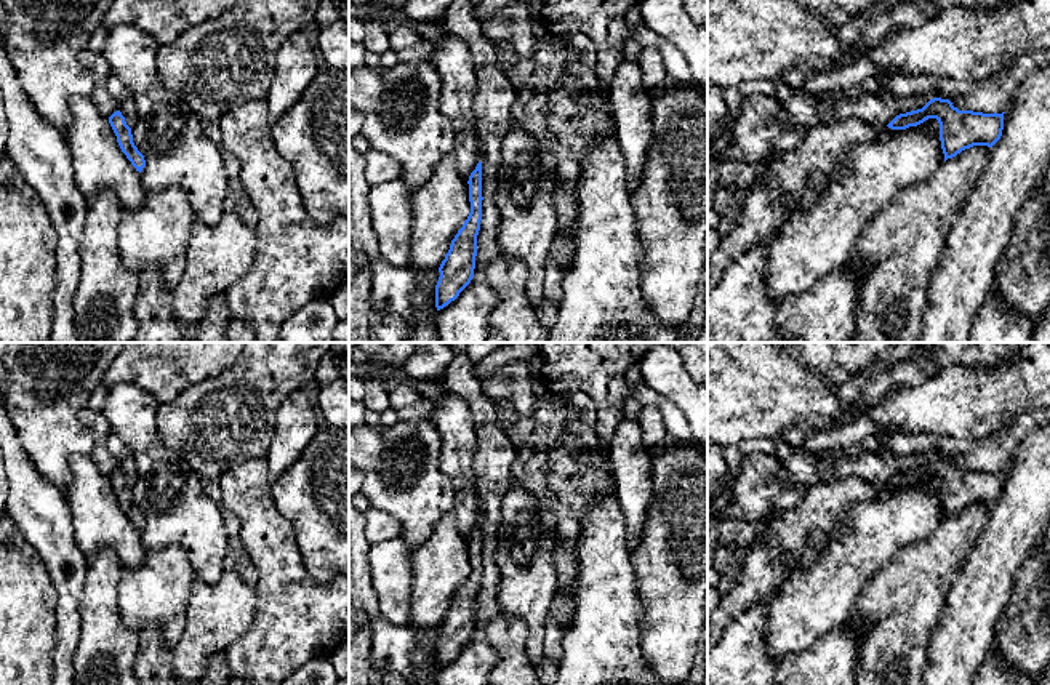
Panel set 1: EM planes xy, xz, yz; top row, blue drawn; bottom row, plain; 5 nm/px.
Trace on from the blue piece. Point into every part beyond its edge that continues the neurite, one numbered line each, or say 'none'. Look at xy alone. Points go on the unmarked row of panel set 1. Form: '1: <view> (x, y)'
none

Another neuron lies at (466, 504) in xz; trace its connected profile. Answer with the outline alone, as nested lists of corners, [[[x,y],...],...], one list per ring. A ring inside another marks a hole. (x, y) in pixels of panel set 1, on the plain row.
[[[445,370],[440,376],[419,383],[419,389],[435,383],[442,391],[431,423],[437,427],[442,440],[440,471],[453,480],[456,499],[458,530],[467,541],[480,520],[479,487],[472,469],[472,456],[477,448],[477,434],[469,405],[443,384]]]

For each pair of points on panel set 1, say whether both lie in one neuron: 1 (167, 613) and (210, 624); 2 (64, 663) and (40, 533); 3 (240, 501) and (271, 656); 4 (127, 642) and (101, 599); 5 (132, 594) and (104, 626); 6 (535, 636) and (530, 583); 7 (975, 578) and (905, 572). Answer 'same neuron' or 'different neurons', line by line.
1: different neurons
2: same neuron
3: same neuron
4: same neuron
5: different neurons
6: same neuron
7: different neurons

